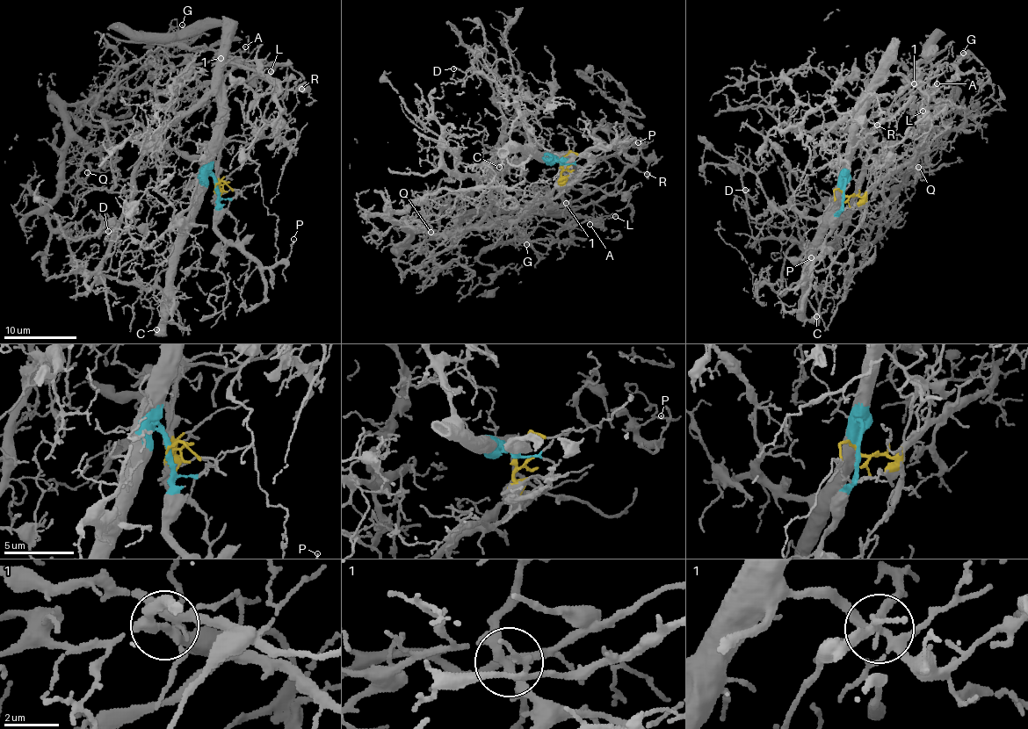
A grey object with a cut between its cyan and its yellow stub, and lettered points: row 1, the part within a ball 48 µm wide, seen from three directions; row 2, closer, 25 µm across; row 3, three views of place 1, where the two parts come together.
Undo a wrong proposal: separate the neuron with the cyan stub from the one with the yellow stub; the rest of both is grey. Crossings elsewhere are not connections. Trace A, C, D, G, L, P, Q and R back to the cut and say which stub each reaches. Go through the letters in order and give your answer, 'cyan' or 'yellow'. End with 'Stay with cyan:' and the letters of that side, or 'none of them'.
A: cyan
C: cyan
D: cyan
G: yellow
L: cyan
P: cyan
Q: yellow
R: cyan
Stay with cyan: A, C, D, L, P, R

